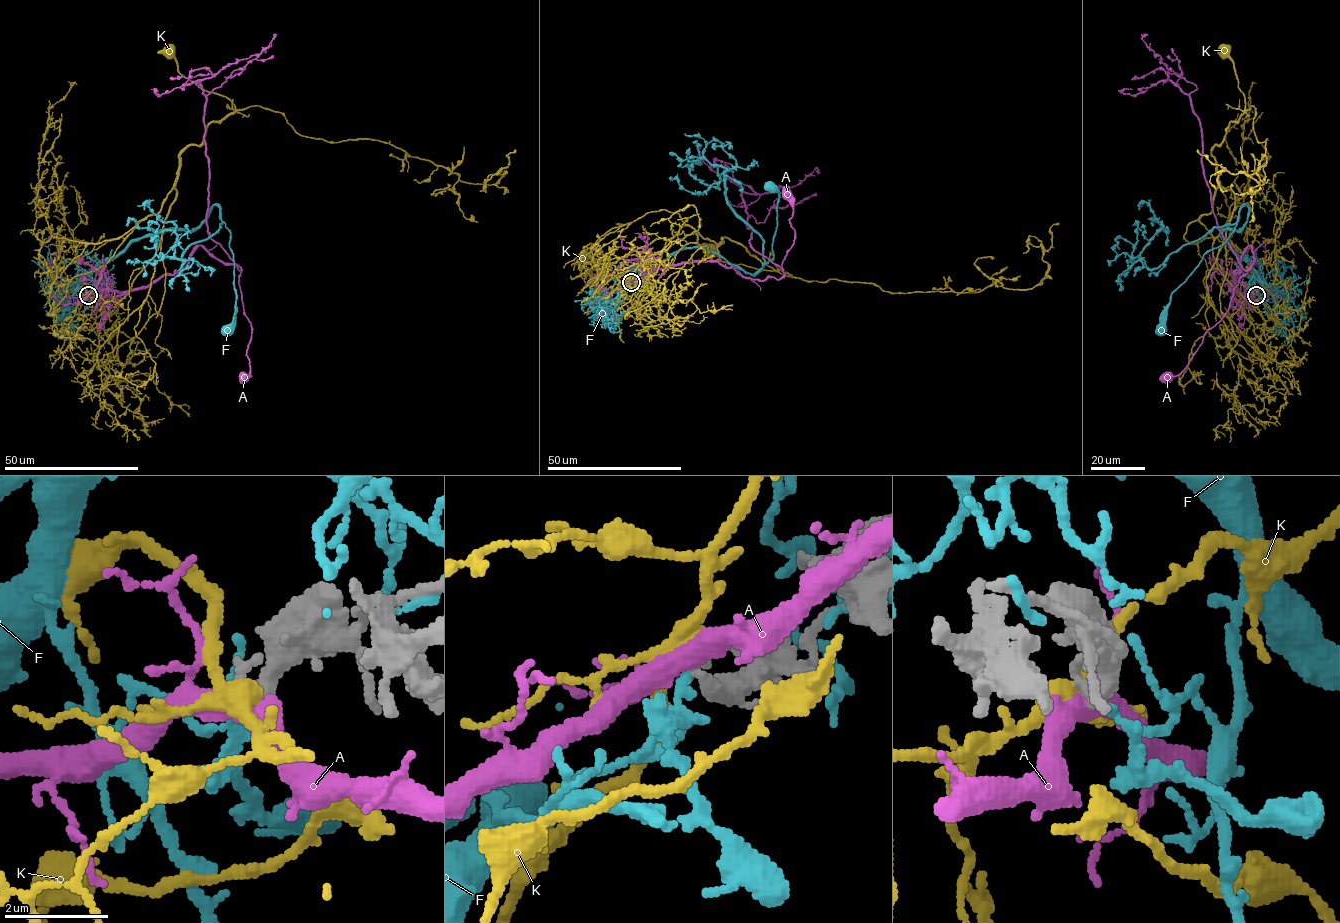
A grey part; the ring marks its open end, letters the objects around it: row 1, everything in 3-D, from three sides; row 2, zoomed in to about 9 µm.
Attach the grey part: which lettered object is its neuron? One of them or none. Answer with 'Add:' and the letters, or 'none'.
Add: none

